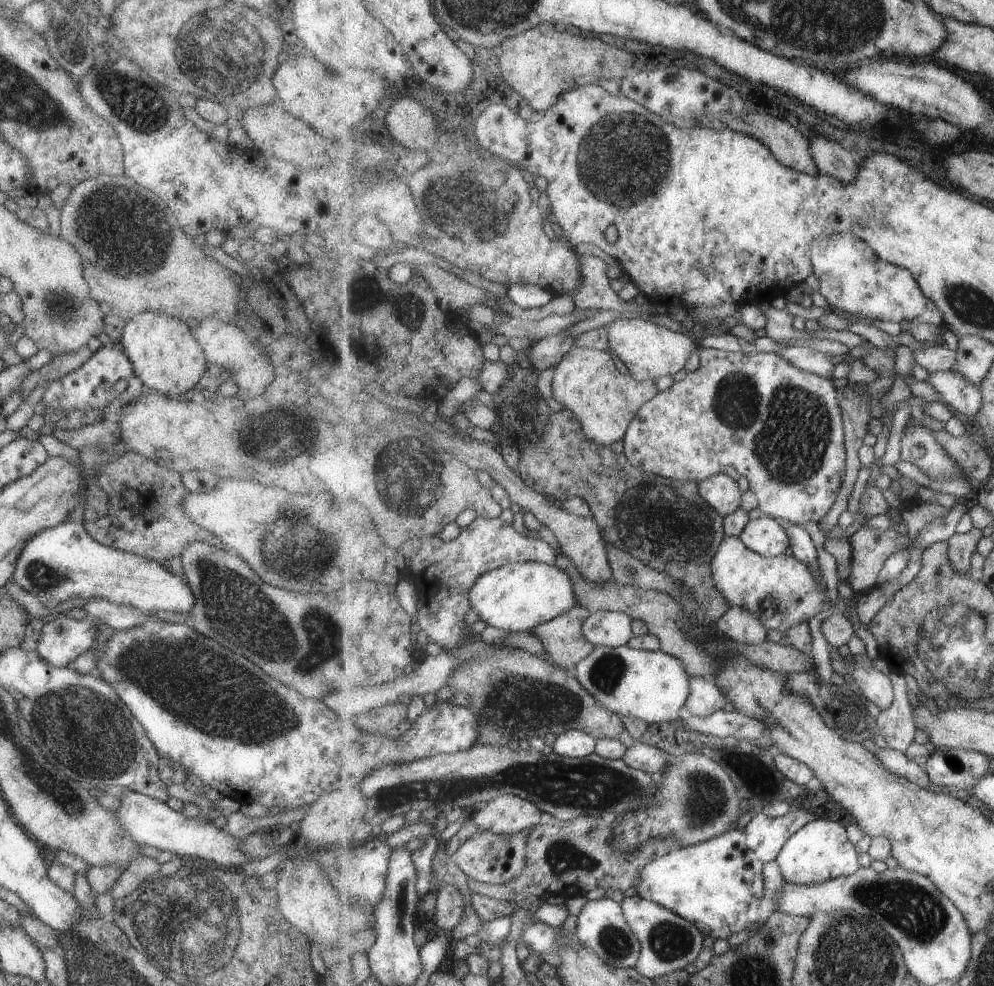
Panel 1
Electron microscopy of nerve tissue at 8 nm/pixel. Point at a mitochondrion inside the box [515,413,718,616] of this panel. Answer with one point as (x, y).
(630, 508)

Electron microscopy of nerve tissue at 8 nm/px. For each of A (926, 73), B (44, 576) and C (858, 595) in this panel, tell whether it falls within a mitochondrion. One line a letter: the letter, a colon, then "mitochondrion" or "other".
A: other
B: mitochondrion
C: other

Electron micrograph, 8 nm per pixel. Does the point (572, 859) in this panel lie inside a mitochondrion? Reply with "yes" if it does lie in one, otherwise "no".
yes

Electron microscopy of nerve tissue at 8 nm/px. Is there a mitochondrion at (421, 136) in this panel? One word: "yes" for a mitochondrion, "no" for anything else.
yes

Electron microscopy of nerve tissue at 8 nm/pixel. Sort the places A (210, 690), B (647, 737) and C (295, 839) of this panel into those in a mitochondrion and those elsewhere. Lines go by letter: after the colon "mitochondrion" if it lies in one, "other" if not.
A: mitochondrion
B: other
C: other

